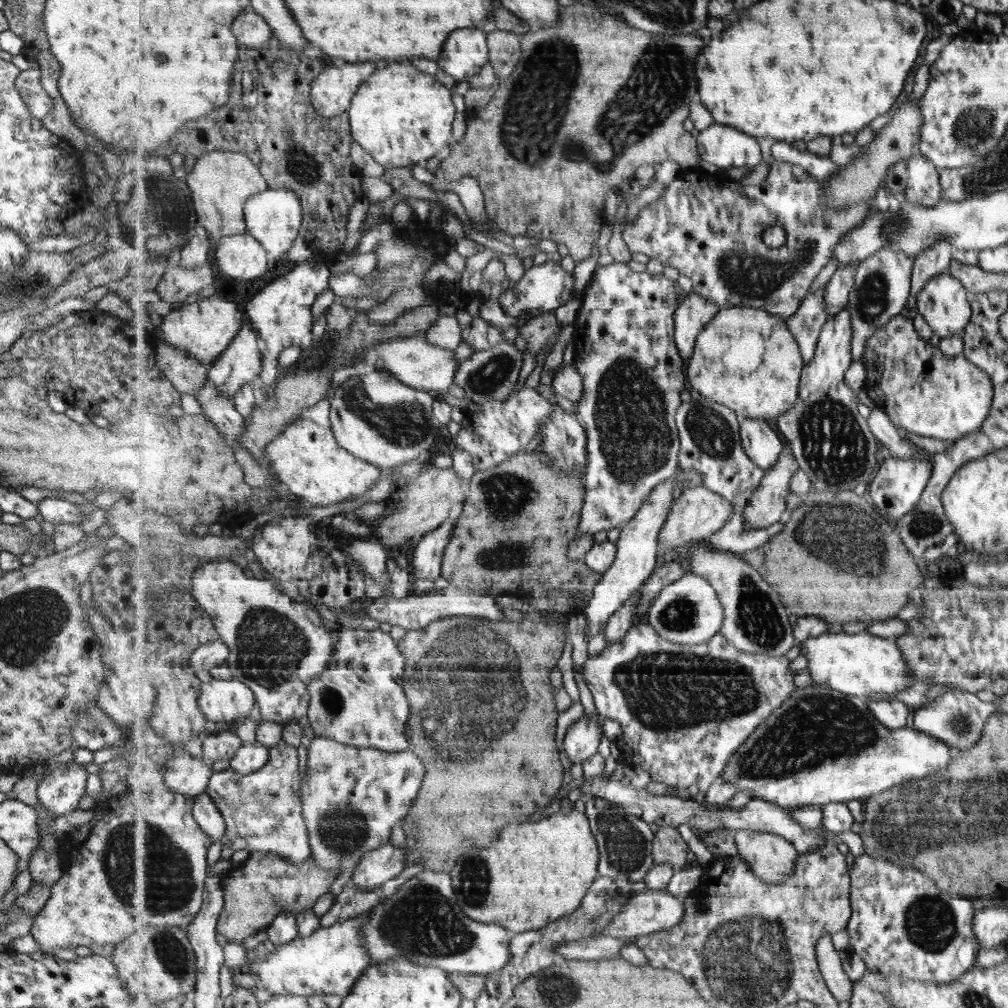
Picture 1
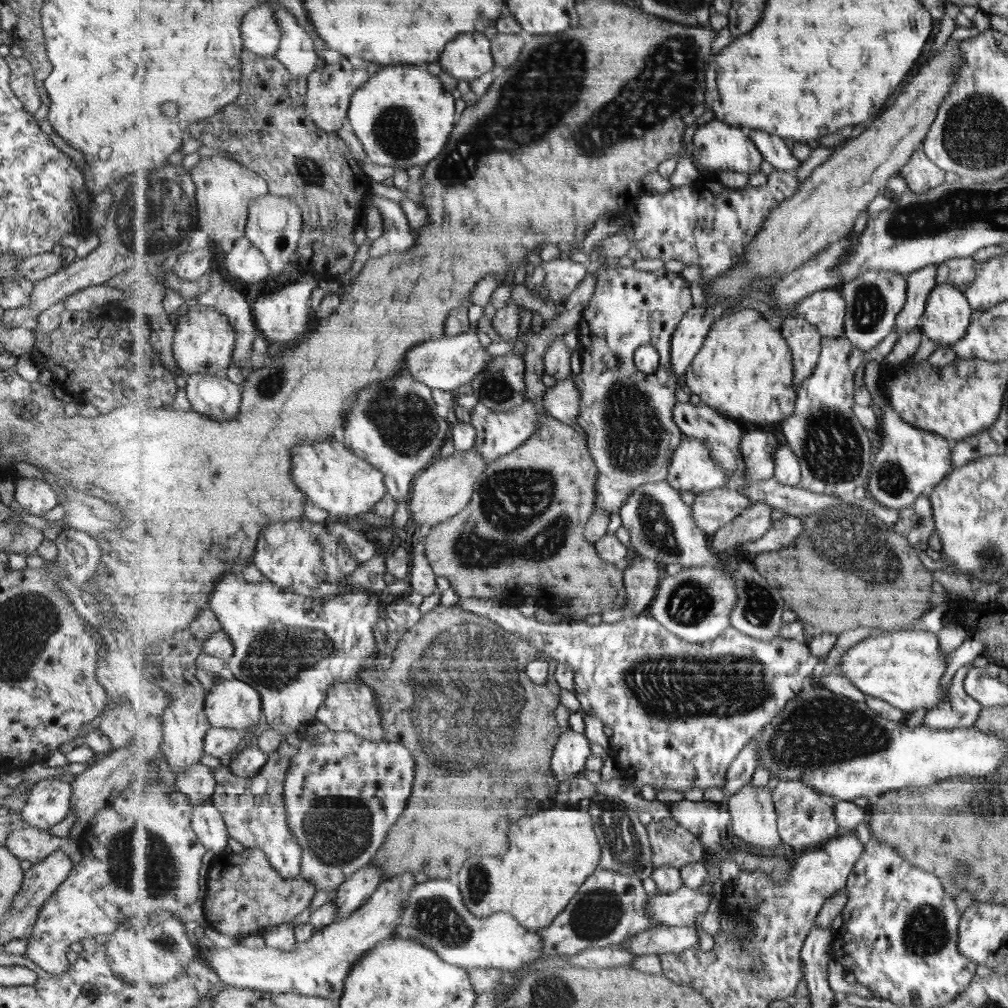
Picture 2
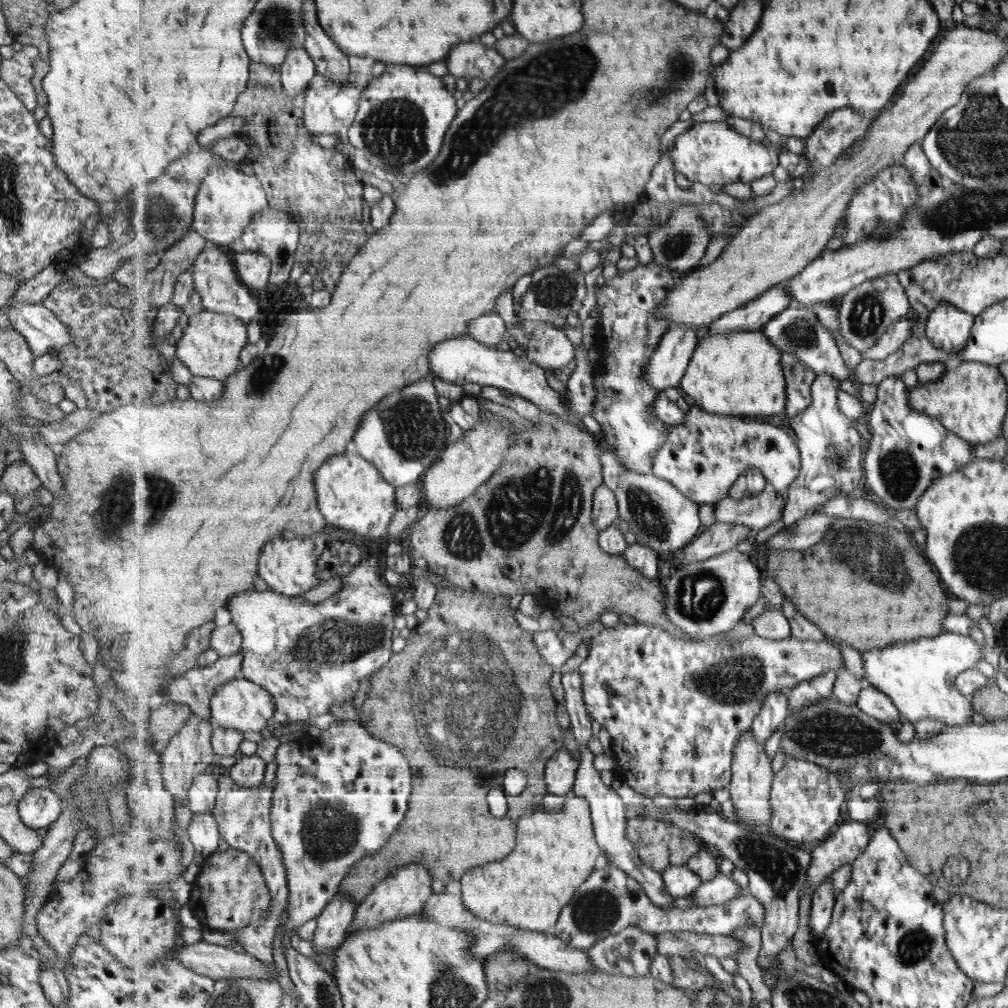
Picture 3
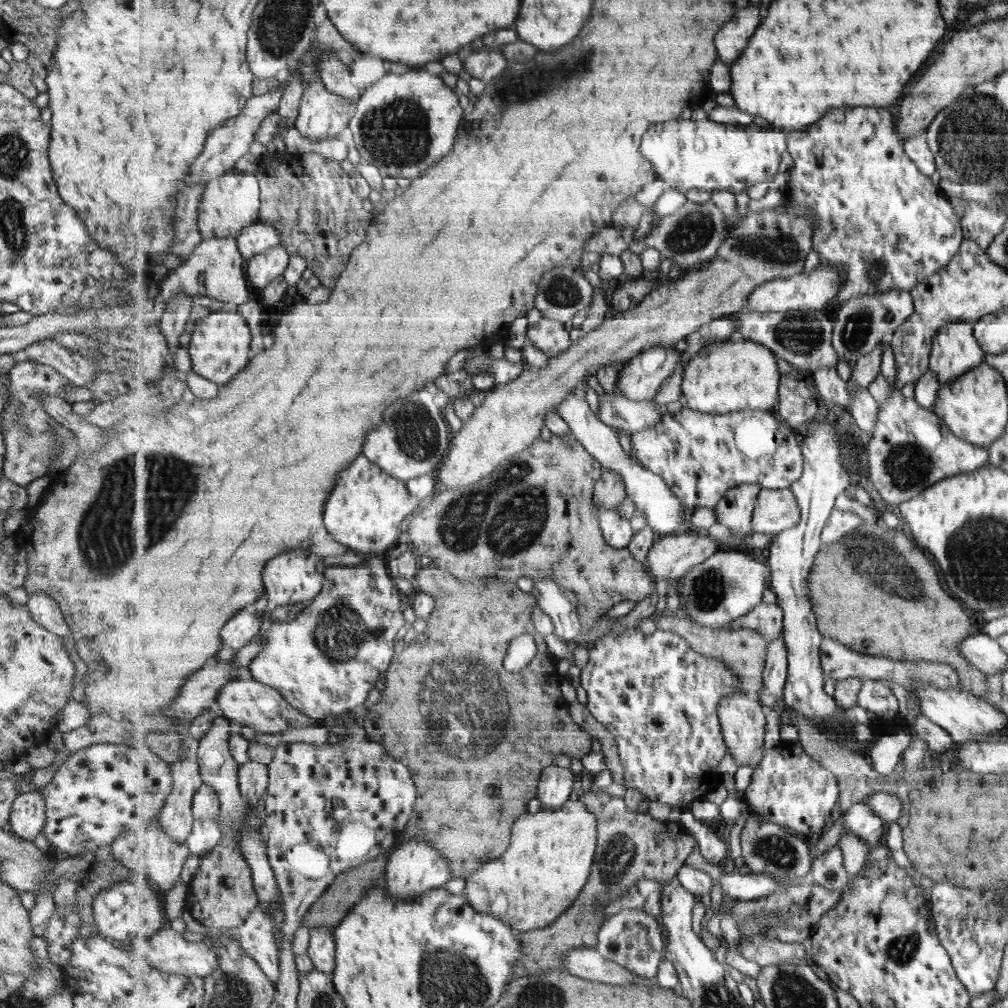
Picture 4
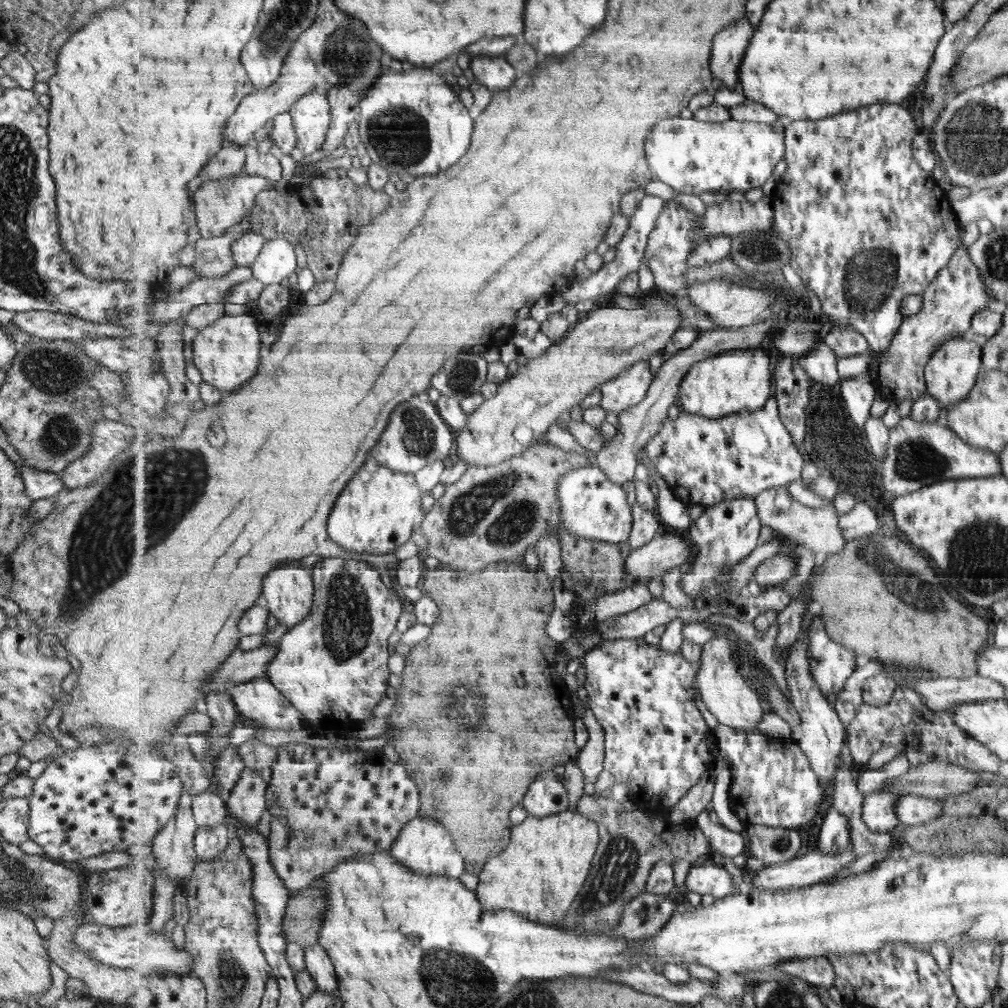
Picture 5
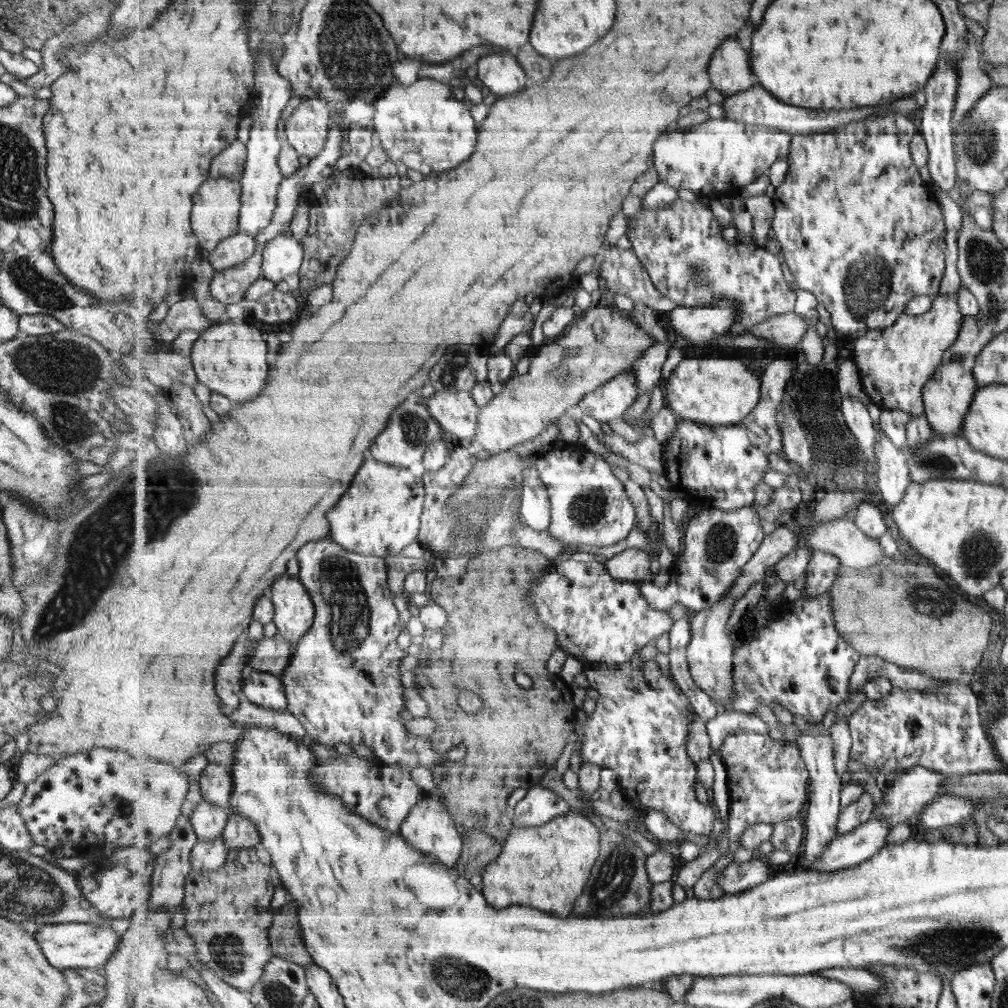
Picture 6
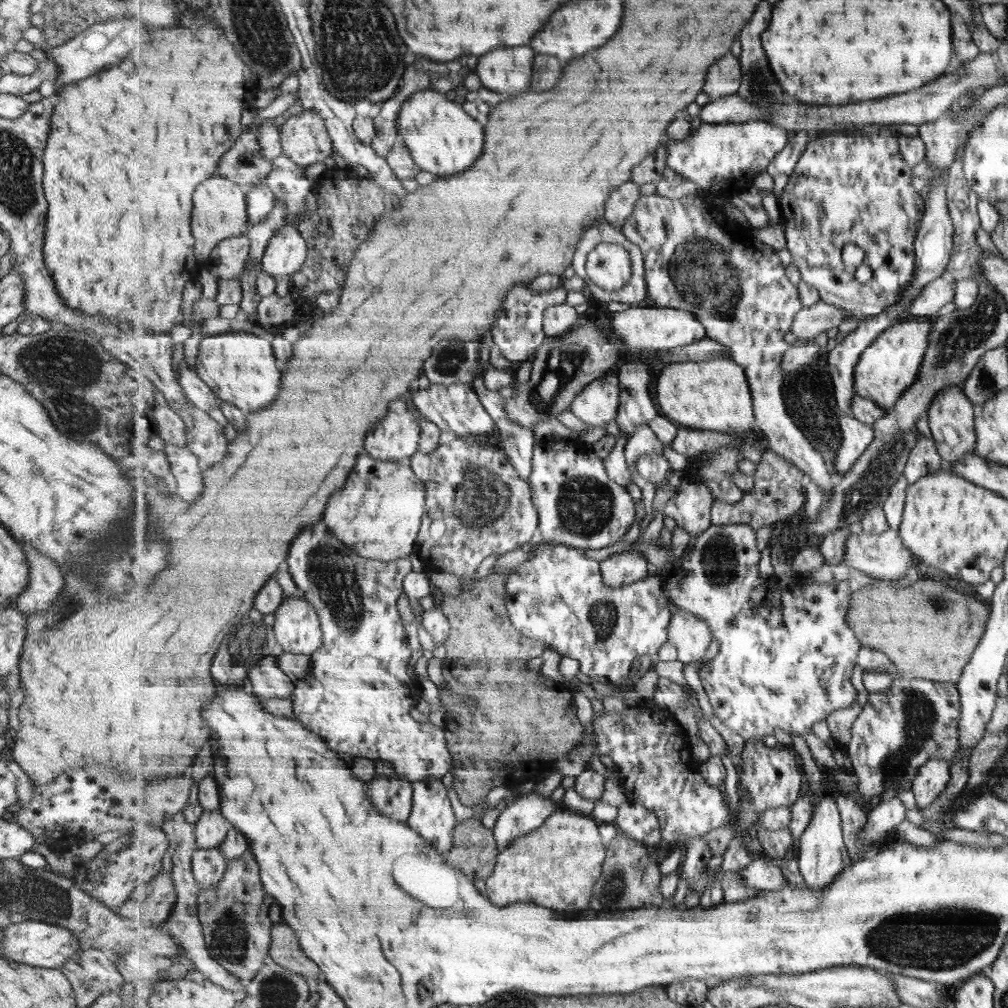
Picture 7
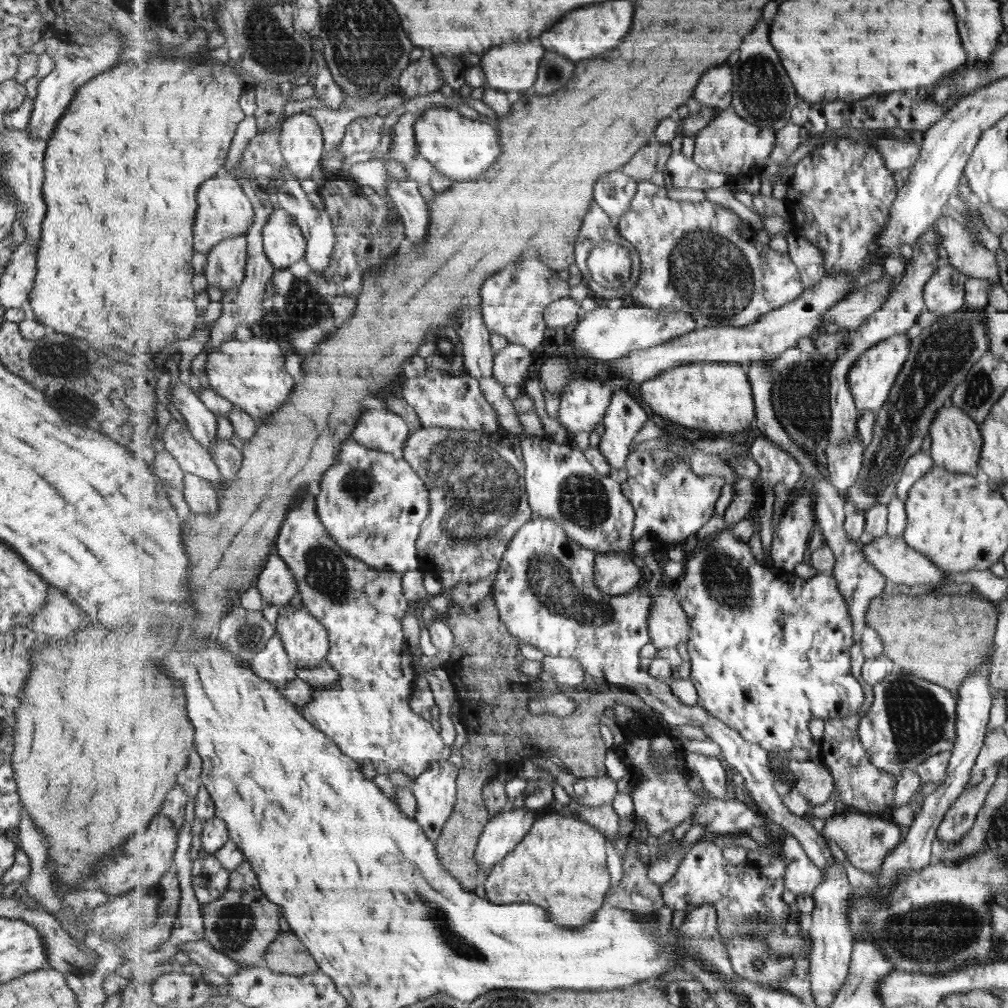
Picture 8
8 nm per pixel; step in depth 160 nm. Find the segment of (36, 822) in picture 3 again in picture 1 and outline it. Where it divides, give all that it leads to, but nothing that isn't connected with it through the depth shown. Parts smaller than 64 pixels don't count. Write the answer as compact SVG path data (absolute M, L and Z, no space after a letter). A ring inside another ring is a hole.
M75 762L60 763L36 784L39 807L55 817L77 810L87 773Z

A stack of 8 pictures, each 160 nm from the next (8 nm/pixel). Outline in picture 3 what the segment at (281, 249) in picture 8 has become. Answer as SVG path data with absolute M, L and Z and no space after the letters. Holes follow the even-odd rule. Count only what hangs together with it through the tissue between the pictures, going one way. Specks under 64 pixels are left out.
M251 251L235 253L234 264L246 285L265 288L269 284L273 266L270 256Z

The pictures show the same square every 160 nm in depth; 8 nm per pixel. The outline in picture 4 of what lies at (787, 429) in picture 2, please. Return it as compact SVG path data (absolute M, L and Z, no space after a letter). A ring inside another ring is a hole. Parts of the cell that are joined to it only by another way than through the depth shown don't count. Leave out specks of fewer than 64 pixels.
M816 417L813 427L807 434L801 438L802 452L805 457L804 471L799 480L796 480L790 487L795 493L797 502L799 503L802 519L799 524L788 528L786 531L779 533L772 538L769 544L771 556L768 558L770 567L772 568L771 588L777 597L777 604L784 610L784 637L788 652L788 677L785 687L785 702L788 707L797 708L807 718L810 718L820 728L823 726L835 725L836 722L846 722L850 726L863 722L863 718L867 720L869 711L861 708L859 705L855 707L855 718L843 718L845 709L838 705L838 701L834 696L829 696L826 691L826 677L822 665L822 642L825 639L822 632L818 628L818 616L816 610L810 602L810 590L808 589L808 580L816 561L816 556L820 548L824 545L822 542L822 532L830 519L835 508L835 500L839 494L845 493L845 488L851 486L851 478L849 472L845 470L843 464L843 454L839 447L839 436L835 432L834 420Z

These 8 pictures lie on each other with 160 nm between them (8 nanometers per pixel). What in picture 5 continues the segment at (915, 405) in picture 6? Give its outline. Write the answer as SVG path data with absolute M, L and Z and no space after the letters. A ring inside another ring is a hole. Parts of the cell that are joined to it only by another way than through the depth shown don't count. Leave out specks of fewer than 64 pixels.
M975 222L962 228L962 246L955 252L950 263L939 273L927 290L922 294L924 305L919 314L904 316L901 327L891 348L881 352L873 351L873 362L869 370L877 393L883 392L885 399L893 403L915 403L927 393L926 367L937 350L949 340L960 338L967 330L972 329L975 316L985 307L995 308L994 300L982 283L978 265L971 260L970 246L981 236Z

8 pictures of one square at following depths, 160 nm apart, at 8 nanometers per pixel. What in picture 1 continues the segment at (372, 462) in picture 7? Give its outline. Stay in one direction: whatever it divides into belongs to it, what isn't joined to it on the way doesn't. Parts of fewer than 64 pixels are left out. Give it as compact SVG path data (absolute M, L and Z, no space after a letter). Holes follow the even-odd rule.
M299 418L290 424L266 448L270 470L286 484L290 492L314 506L329 506L367 494L375 482L383 478L382 470L347 452L338 443L332 429L323 428L317 422Z

